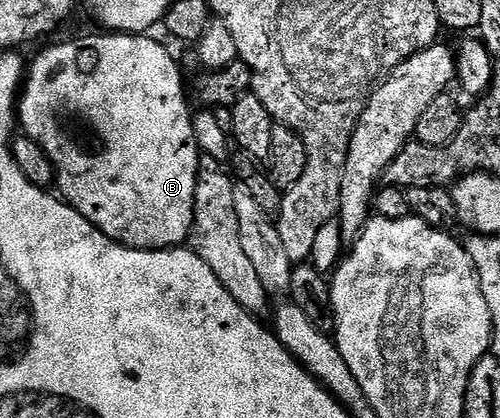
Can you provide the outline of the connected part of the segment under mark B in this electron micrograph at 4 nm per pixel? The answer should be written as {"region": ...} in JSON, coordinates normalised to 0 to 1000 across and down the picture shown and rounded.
{"region":[[[194,77],[188,91],[154,91],[148,100],[122,100],[116,110],[98,110],[68,148],[60,146],[38,227],[38,301],[48,328],[70,335],[106,395],[110,445],[120,471],[146,500],[160,507],[190,548],[206,555],[240,589],[260,589],[264,598],[342,598],[362,593],[378,577],[386,550],[386,510],[390,507],[390,450],[394,416],[402,407],[404,359],[394,349],[390,306],[386,304],[388,266],[378,263],[370,237],[374,196],[362,189],[364,160],[354,160],[350,141],[338,132],[330,110],[320,110],[310,93],[290,81],[244,81],[240,77]]]}

